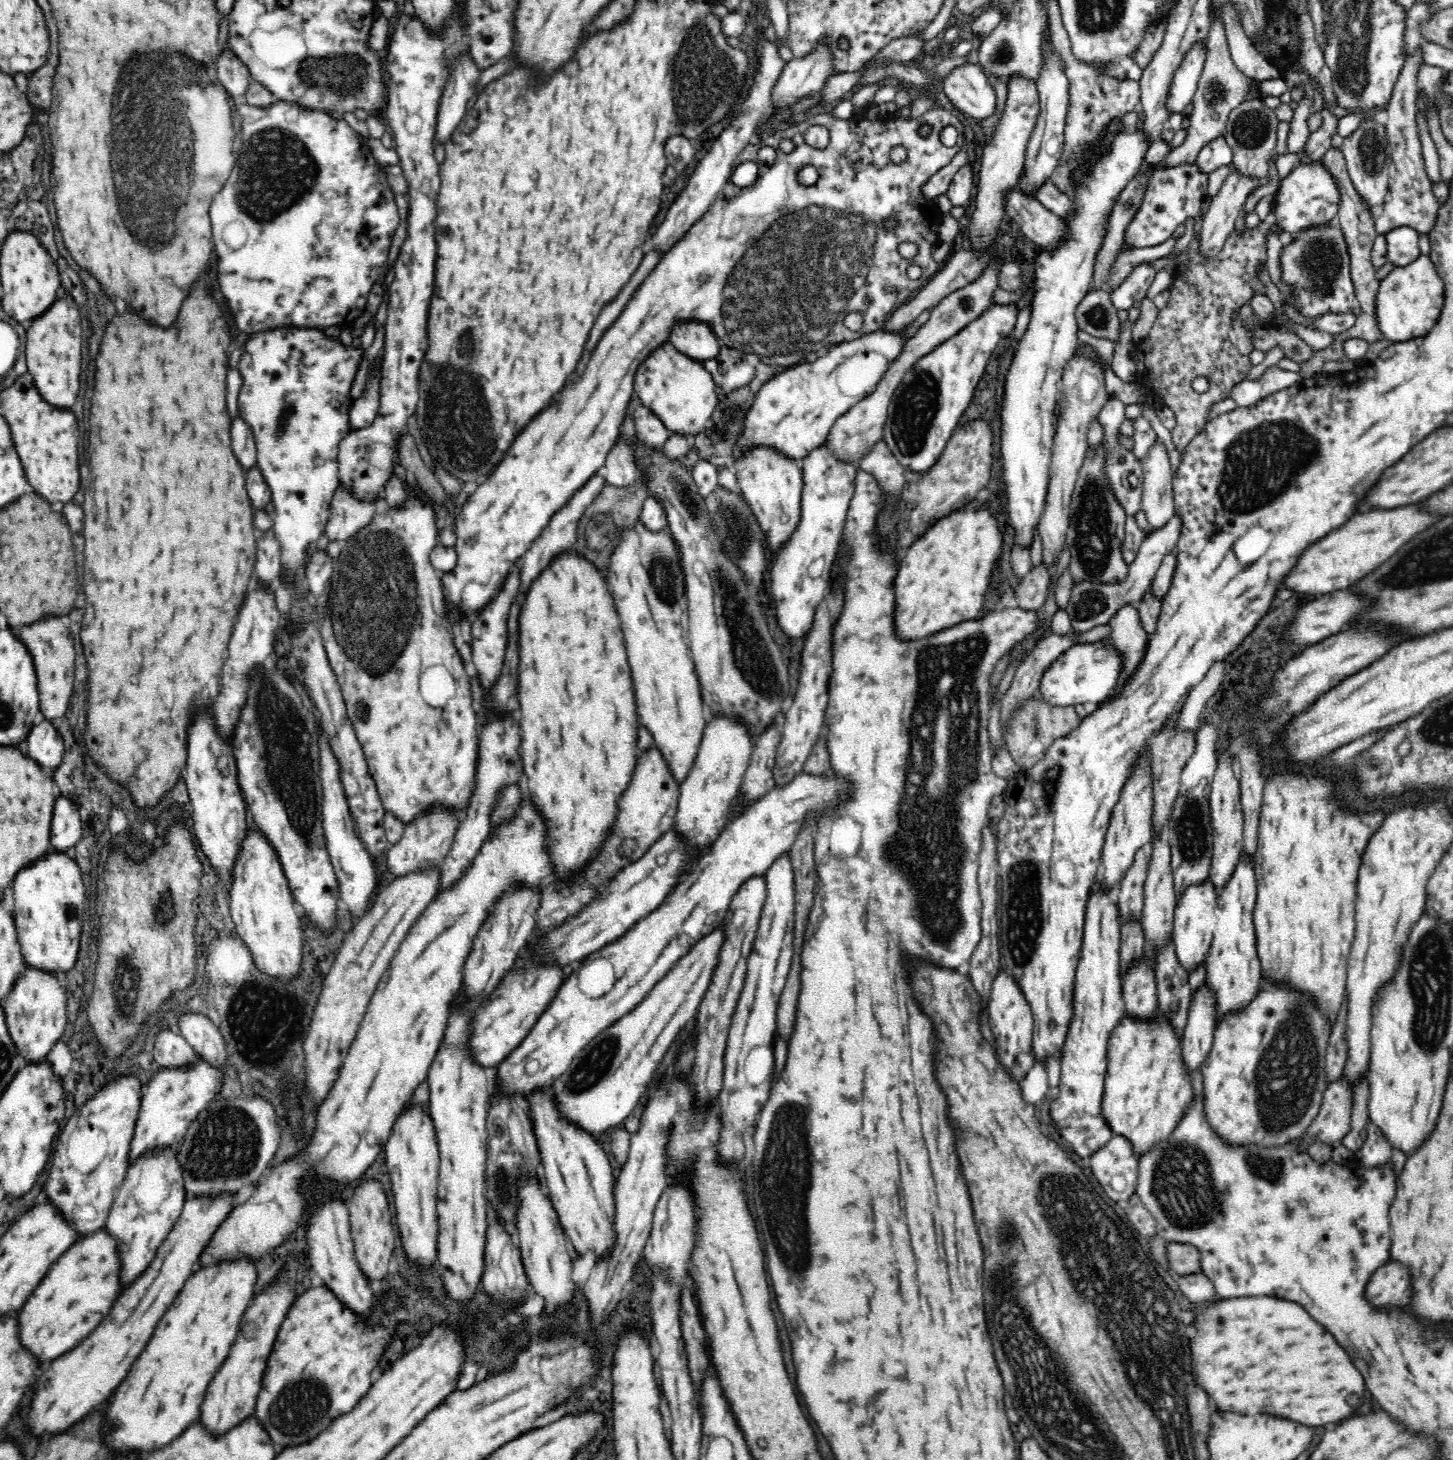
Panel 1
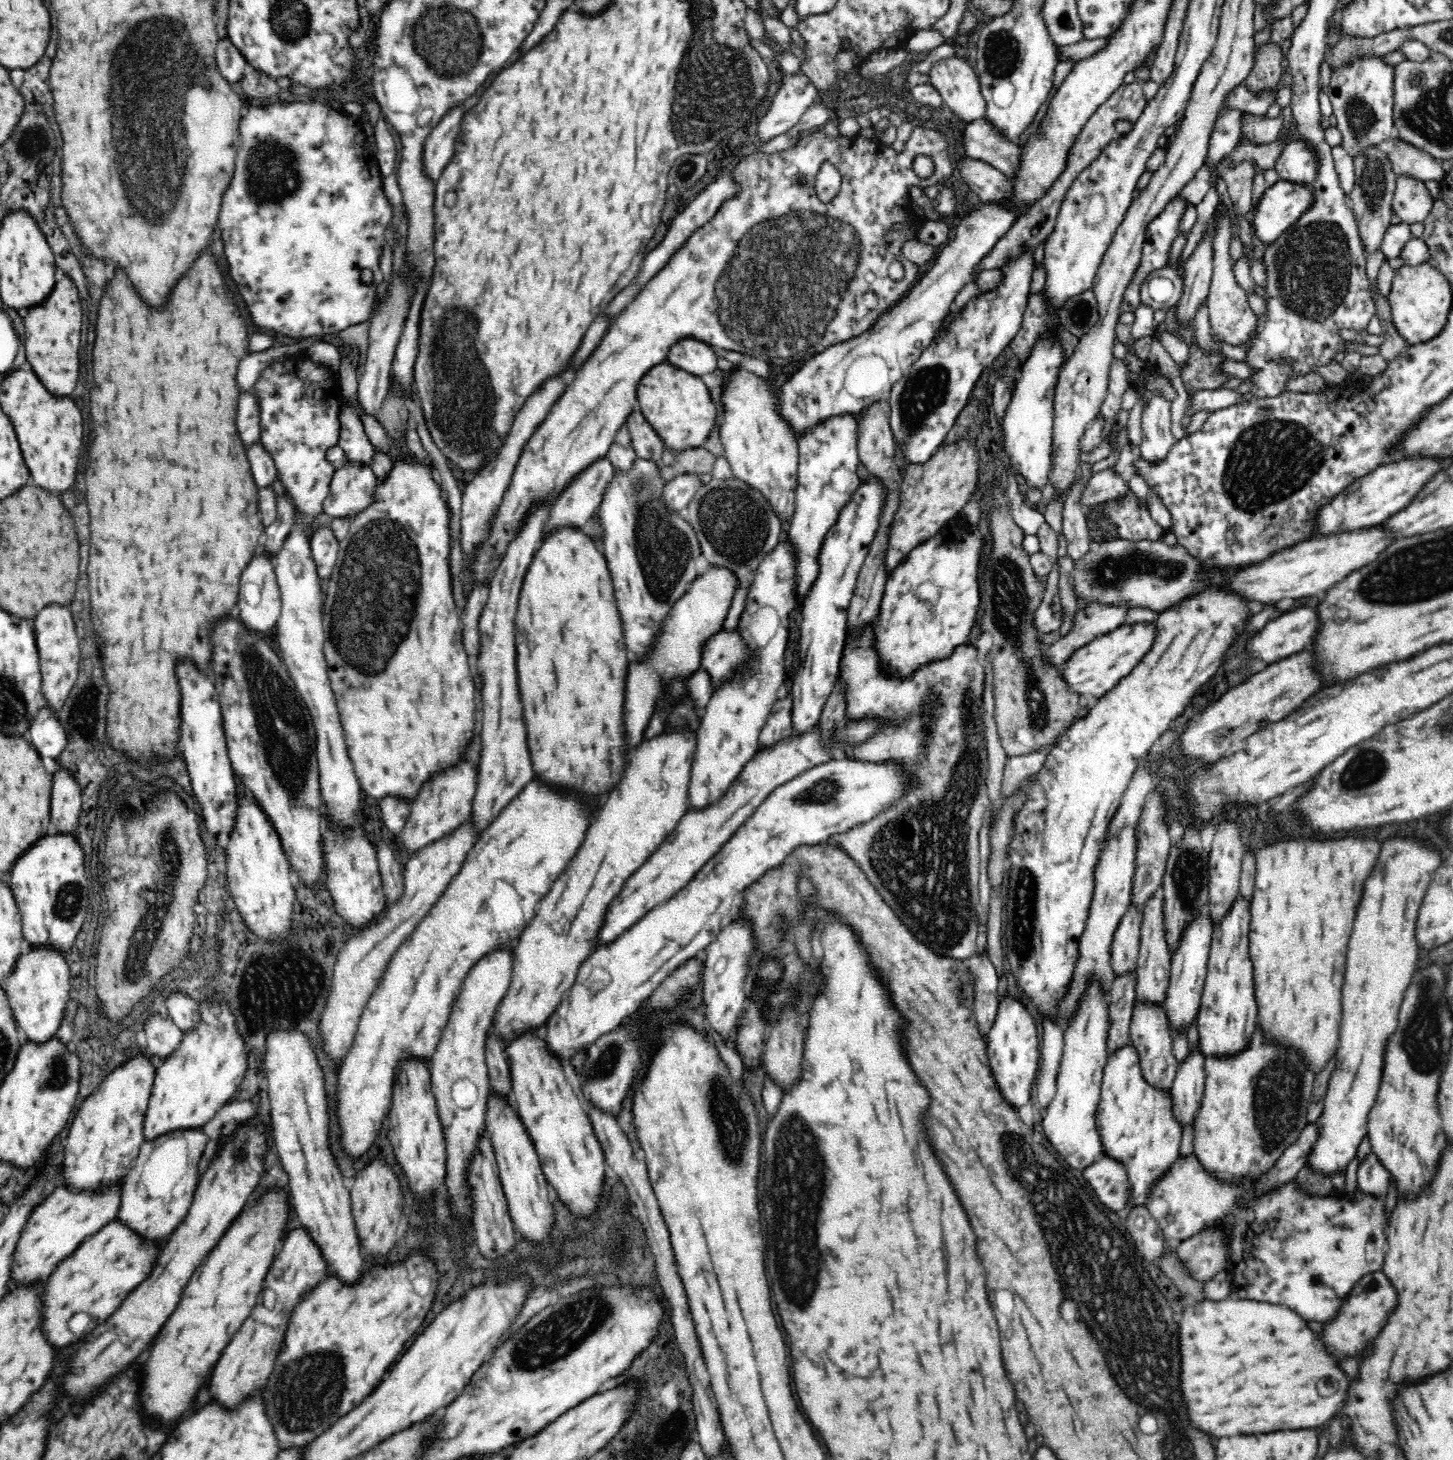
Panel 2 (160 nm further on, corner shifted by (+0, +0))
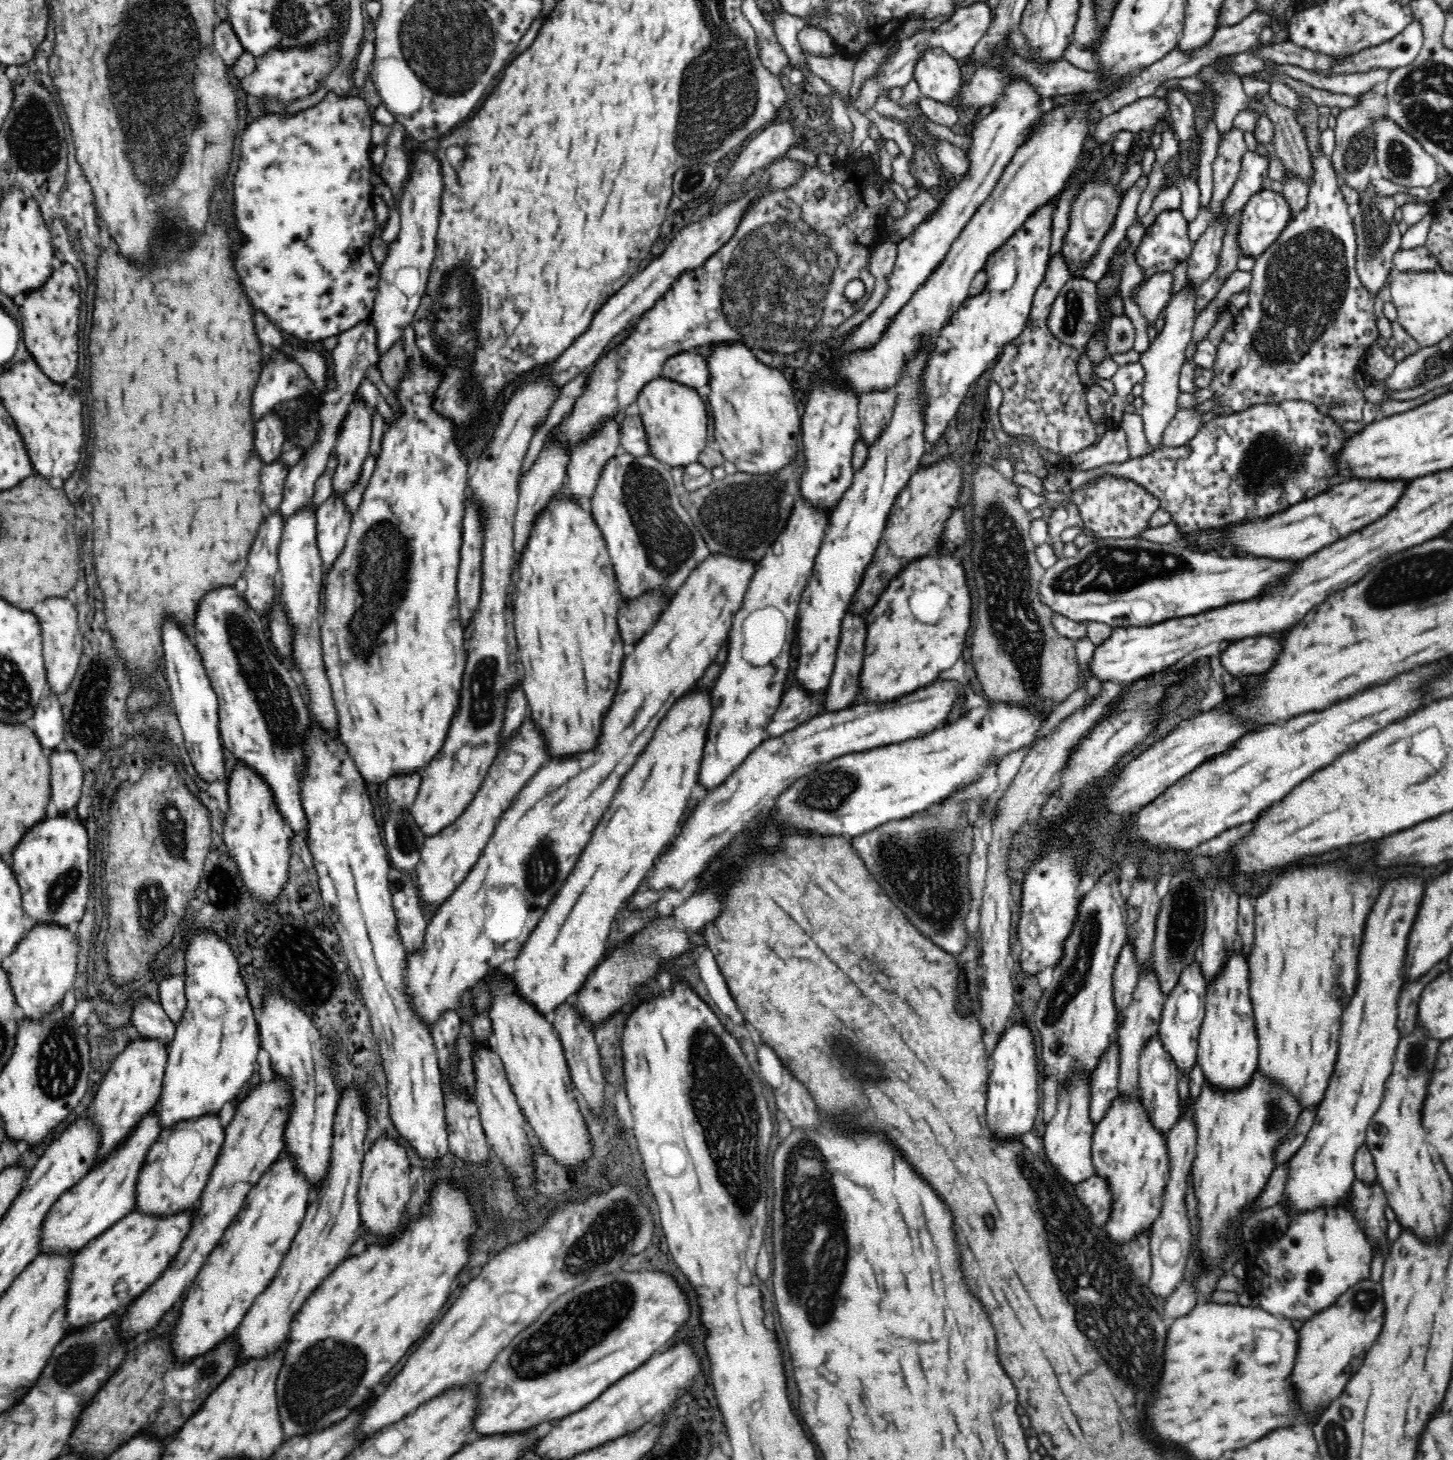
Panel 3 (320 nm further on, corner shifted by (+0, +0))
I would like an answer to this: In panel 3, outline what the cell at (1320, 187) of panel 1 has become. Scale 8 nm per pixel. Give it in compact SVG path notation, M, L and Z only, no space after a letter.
M1263 189L1250 198L1239 217L1237 242L1240 256L1254 259L1264 254L1291 222L1290 208L1283 196Z

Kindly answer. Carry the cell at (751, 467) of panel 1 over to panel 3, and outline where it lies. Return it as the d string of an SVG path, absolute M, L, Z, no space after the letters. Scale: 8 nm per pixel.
M740 341L718 342L718 344L710 344L708 349L710 351L710 354L706 357L706 364L708 365L708 372L710 373L708 400L710 403L710 412L712 412L712 418L714 418L713 435L716 438L715 445L723 453L725 460L734 463L738 472L745 472L752 475L771 474L772 472L776 472L776 470L780 470L784 465L790 464L794 460L796 452L798 452L798 447L801 444L801 417L796 407L796 402L793 399L794 390L792 390L792 386L784 377L782 367L772 368L770 365L767 366L765 363L762 363L752 353L752 348Z

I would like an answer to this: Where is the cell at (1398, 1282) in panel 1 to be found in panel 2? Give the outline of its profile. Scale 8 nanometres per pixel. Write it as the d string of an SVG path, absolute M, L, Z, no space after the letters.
M1380 1270L1366 1274L1354 1284L1350 1294L1342 1302L1334 1320L1326 1322L1320 1332L1320 1340L1324 1348L1340 1360L1346 1356L1362 1356L1373 1344L1378 1333L1386 1326L1388 1318L1394 1310L1398 1300L1396 1289L1390 1279Z

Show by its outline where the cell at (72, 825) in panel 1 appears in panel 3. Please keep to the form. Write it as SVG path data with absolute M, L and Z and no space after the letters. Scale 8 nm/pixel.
M58 752L50 754L50 768L52 768L52 802L56 804L58 812L68 812L76 806L82 792L82 766L74 752Z

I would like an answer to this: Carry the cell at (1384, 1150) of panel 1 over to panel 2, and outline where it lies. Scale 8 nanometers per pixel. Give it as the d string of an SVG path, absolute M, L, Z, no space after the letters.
M1370 1153L1357 1169L1357 1190L1372 1197L1385 1198L1391 1179L1374 1153Z

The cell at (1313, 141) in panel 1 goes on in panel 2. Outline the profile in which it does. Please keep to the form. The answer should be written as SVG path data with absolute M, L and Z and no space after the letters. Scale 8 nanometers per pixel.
M1302 140L1284 146L1274 166L1280 180L1301 186L1311 186L1316 179L1318 168L1314 151L1310 151Z

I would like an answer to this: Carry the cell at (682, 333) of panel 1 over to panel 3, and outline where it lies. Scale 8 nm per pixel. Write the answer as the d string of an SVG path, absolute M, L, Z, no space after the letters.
M690 350L669 358L662 369L662 377L697 390L709 384L710 373L706 358Z

